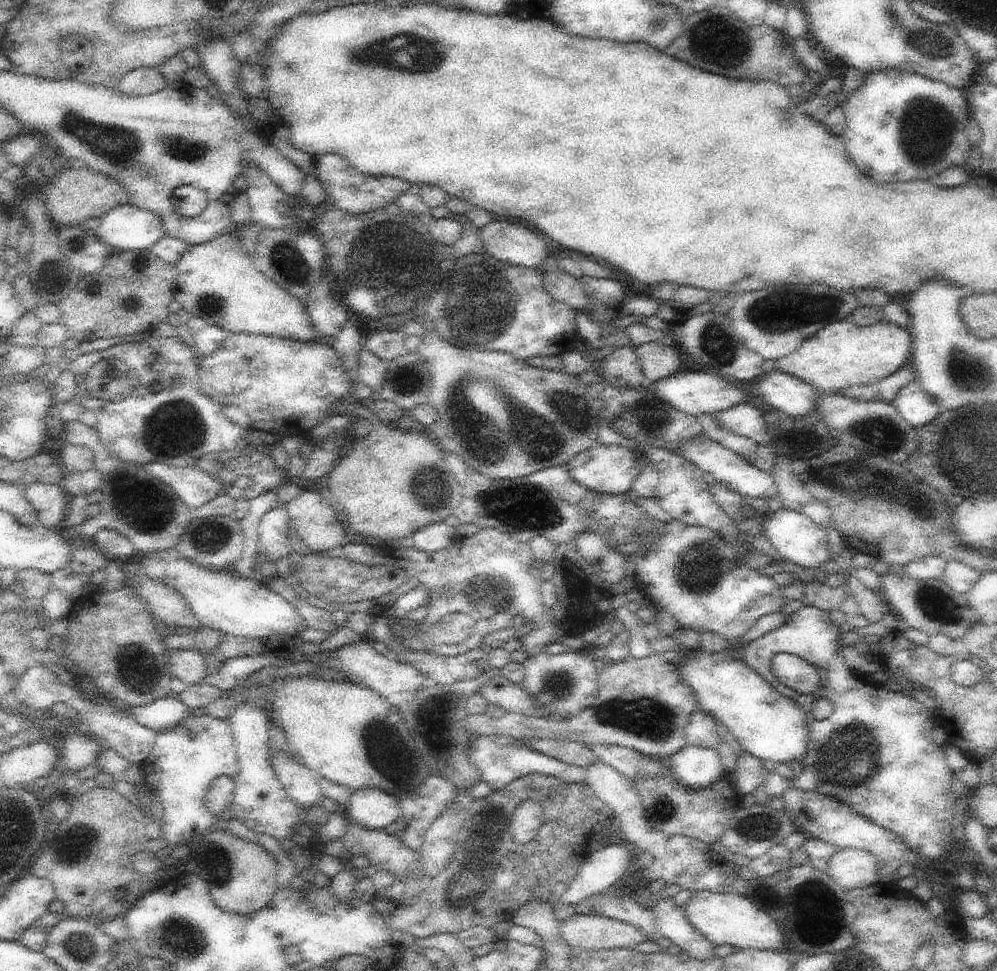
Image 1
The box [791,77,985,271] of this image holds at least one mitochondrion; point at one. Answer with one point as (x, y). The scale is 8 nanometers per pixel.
(928, 132)

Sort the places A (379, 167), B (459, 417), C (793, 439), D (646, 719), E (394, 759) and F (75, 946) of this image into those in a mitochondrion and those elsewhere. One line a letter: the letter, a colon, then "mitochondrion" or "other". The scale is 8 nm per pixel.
A: other
B: other
C: other
D: mitochondrion
E: mitochondrion
F: mitochondrion

